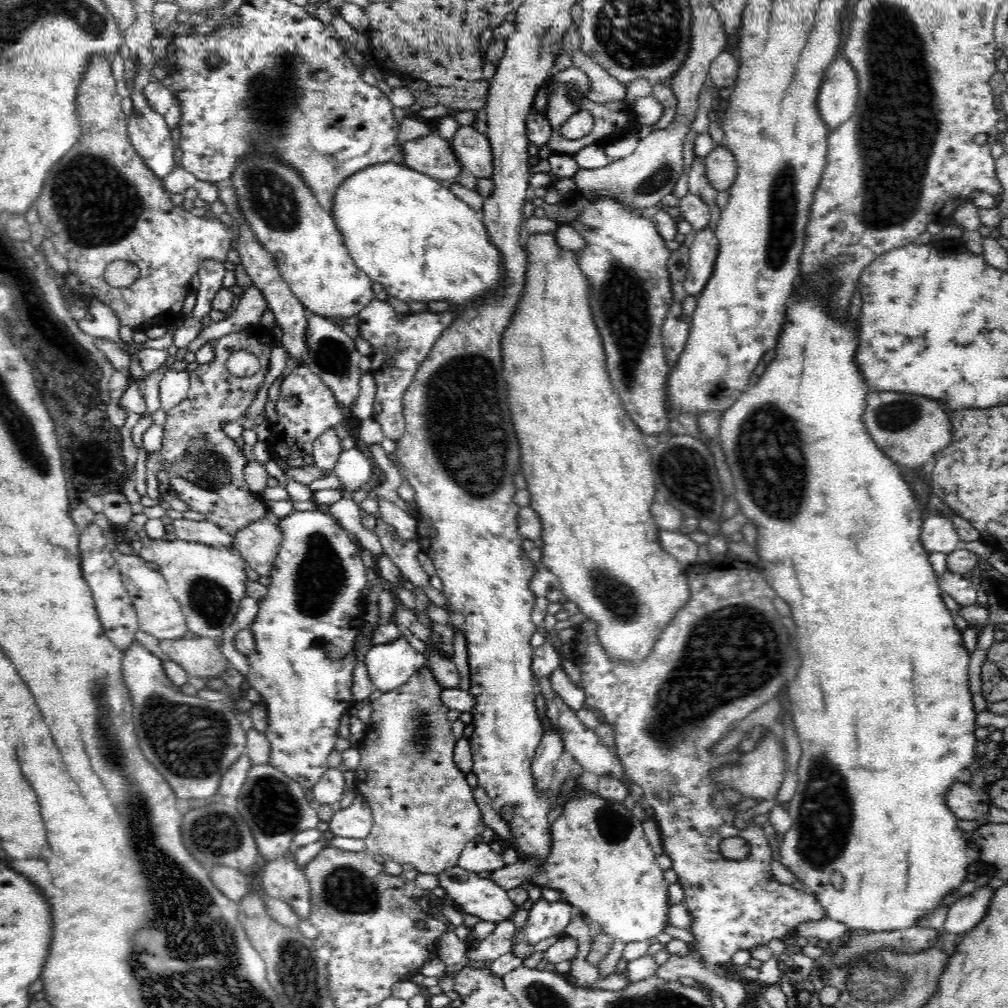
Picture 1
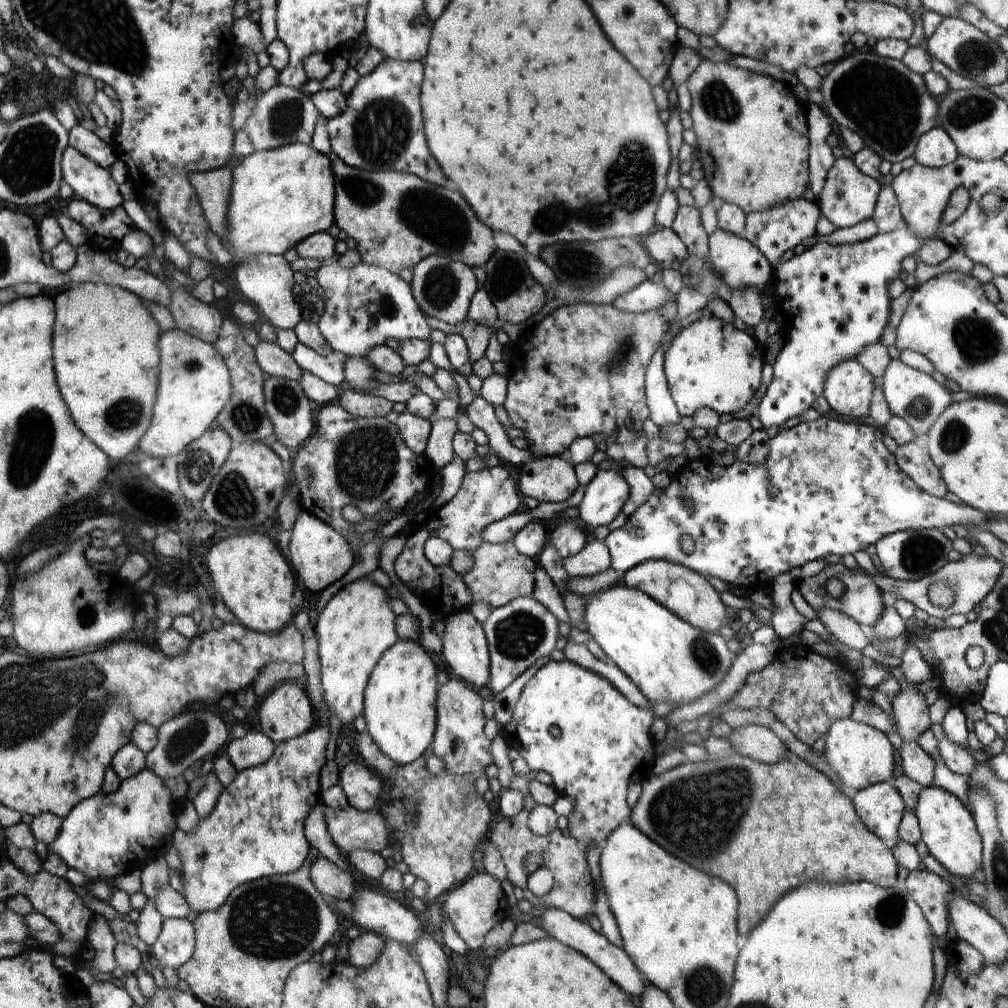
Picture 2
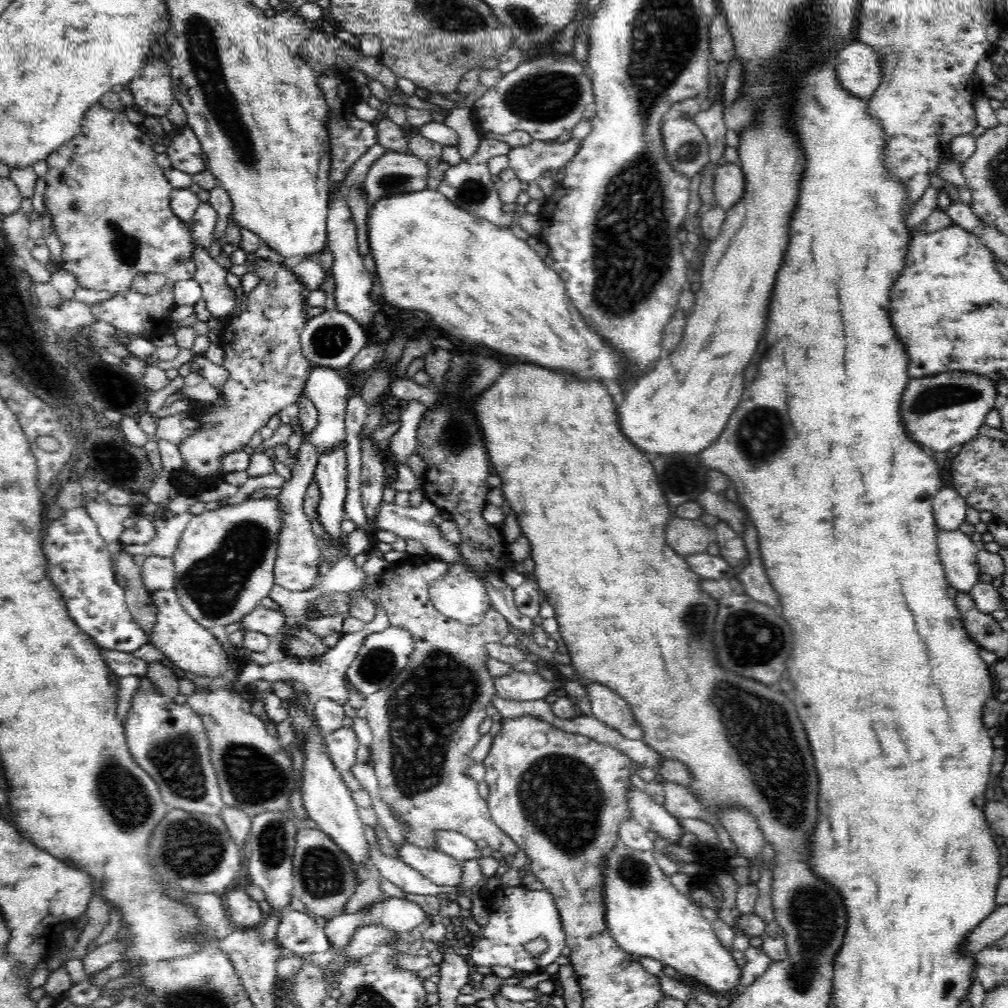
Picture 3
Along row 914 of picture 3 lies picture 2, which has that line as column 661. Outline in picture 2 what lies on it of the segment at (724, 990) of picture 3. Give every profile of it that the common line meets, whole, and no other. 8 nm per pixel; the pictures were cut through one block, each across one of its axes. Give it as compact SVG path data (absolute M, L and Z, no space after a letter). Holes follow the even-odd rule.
M621 581L585 598L585 631L612 659L640 693L652 703L684 705L720 684L732 667L734 654L717 633L703 632L684 622L648 594Z

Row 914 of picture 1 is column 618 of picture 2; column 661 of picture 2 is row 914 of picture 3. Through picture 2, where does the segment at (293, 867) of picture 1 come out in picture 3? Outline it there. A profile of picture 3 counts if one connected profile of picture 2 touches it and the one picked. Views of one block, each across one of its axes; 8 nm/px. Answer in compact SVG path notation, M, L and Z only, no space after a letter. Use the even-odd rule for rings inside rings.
M286 911L277 932L275 939L278 943L298 957L314 957L331 947L325 930L318 926L318 922L312 916L304 912Z

